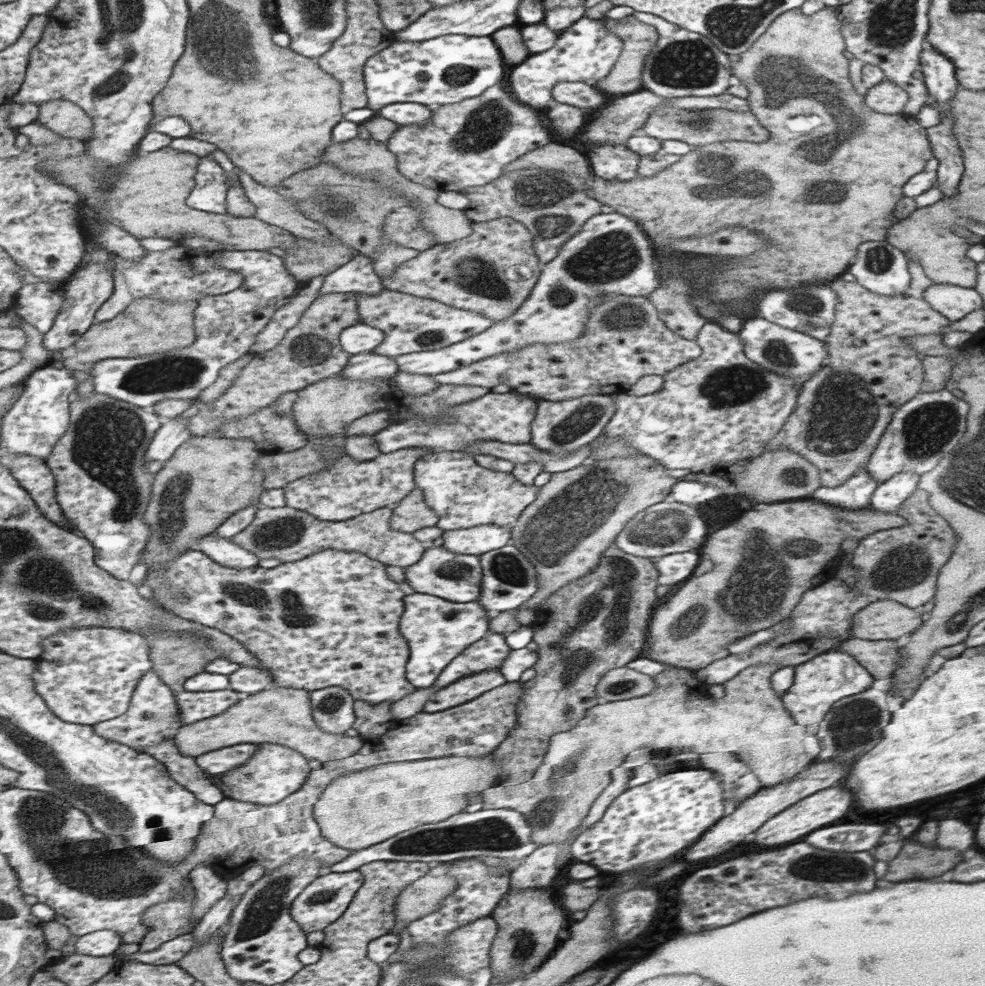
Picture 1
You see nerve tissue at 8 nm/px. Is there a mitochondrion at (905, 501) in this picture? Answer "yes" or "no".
no

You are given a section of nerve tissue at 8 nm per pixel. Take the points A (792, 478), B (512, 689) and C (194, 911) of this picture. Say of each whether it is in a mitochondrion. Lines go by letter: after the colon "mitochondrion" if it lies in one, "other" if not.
A: mitochondrion
B: other
C: other

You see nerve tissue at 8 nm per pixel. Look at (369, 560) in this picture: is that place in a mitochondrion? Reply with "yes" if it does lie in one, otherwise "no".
no

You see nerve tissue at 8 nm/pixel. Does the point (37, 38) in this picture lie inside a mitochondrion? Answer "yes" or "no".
no

